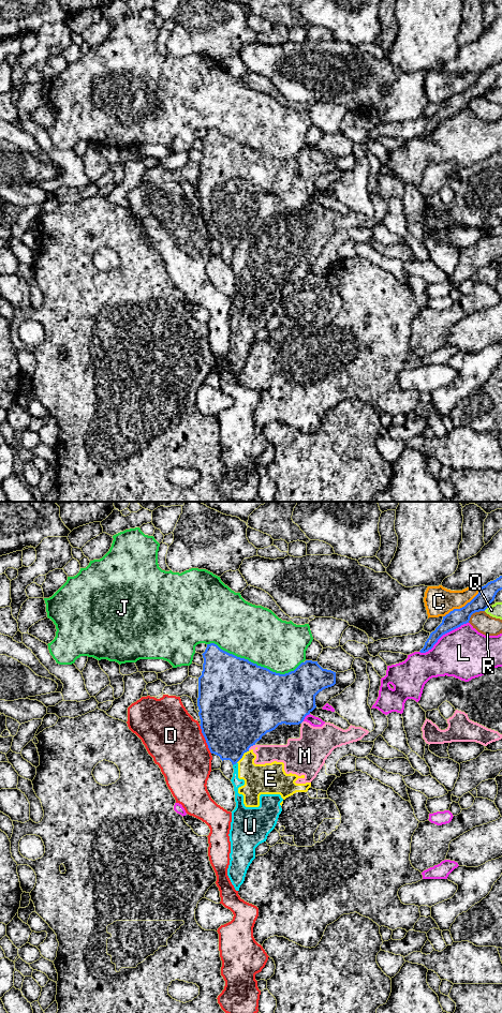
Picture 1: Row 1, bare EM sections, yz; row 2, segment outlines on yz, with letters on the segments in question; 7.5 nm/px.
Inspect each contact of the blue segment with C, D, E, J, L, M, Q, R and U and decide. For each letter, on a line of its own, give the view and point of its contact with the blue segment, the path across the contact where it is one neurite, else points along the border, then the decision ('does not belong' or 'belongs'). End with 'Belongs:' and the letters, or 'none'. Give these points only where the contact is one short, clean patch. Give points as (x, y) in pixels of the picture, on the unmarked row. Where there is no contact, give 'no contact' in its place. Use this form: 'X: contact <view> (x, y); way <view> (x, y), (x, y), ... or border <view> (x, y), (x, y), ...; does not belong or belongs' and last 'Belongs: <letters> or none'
C: contact yz (462, 92); does not belong
D: contact yz (205, 224); does not belong
E: contact yz (242, 240); border yz (249, 236), (236, 248); does not belong
J: contact yz (255, 149); does not belong
L: contact yz (443, 119); does not belong
M: contact yz (251, 231); does not belong
Q: contact yz (486, 93); border yz (489, 90), (484, 95); does not belong
R: contact yz (474, 98); border yz (484, 95), (474, 98), (468, 107); does not belong
U: contact yz (234, 249); border yz (236, 248), (233, 251); does not belong
Belongs: none

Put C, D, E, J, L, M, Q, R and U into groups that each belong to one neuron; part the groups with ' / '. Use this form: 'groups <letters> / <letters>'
groups C / D / E M U / J / L / Q / R

